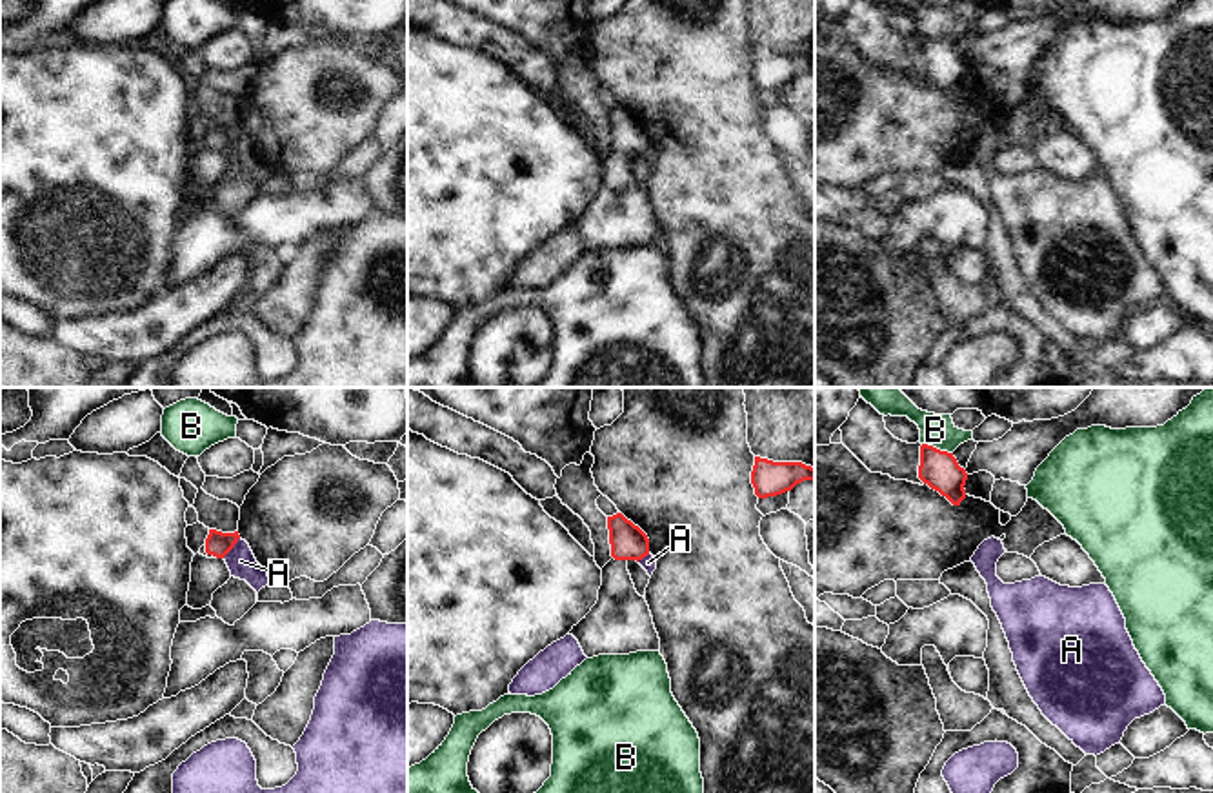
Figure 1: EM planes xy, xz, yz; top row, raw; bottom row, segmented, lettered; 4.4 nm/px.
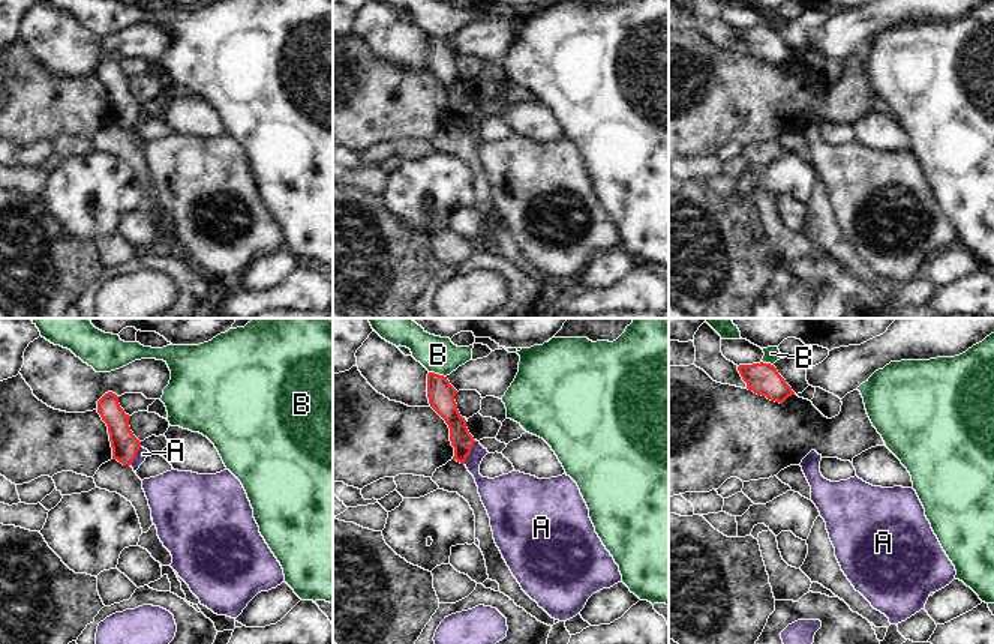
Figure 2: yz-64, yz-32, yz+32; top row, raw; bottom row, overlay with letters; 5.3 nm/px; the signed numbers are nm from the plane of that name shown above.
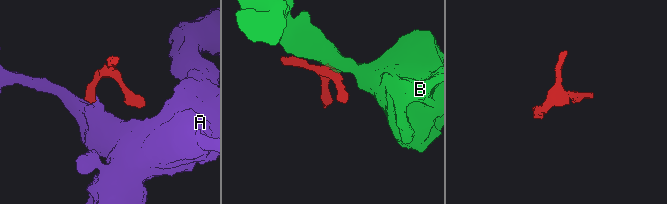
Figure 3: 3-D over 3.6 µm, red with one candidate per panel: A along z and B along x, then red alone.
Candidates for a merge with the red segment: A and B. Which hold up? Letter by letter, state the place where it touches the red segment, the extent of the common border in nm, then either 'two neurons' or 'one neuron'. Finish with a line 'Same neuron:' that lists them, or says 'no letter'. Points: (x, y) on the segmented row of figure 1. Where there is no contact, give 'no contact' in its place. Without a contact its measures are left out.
A: xy (231, 548) | 120 nm | two neurons
B: yz (935, 448) | 140 nm | two neurons
Same neuron: no letter

